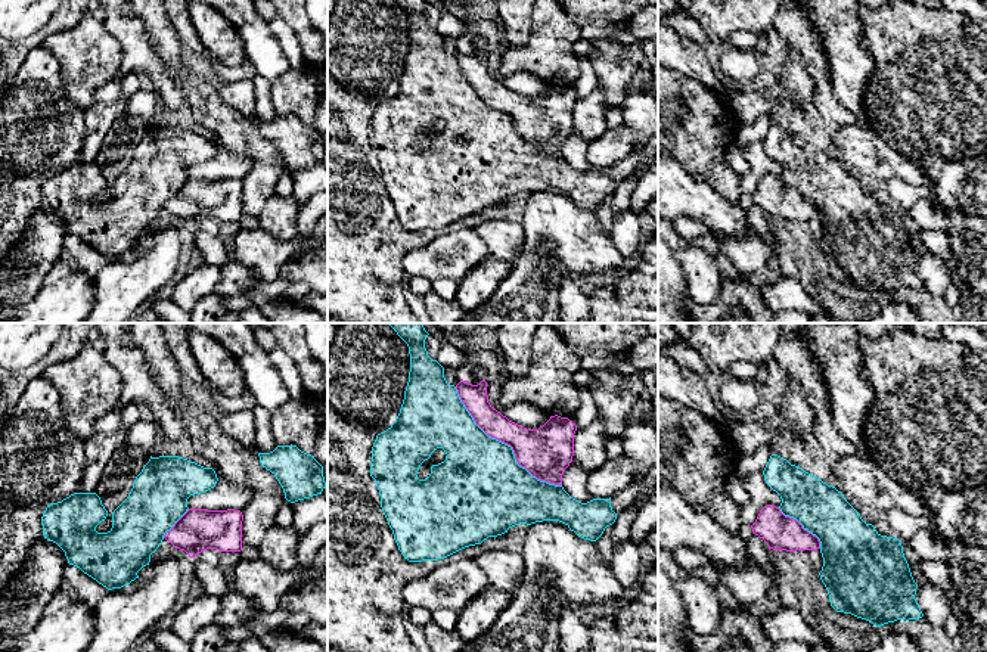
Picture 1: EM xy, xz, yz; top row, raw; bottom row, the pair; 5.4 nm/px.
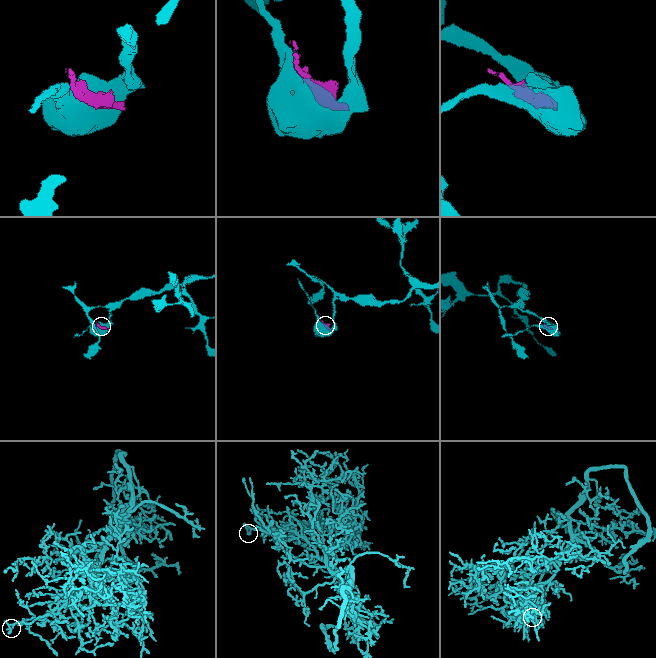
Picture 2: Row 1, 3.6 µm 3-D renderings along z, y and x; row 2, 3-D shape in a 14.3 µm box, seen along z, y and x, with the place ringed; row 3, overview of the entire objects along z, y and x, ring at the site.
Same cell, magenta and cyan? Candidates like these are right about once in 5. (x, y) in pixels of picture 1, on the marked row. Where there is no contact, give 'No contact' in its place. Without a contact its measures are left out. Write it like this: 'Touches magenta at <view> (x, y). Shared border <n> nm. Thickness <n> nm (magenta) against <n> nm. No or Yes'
Touches magenta at xz (505, 443). Shared border 800 nm. Thickness 280 nm (magenta) against 460 nm. No

